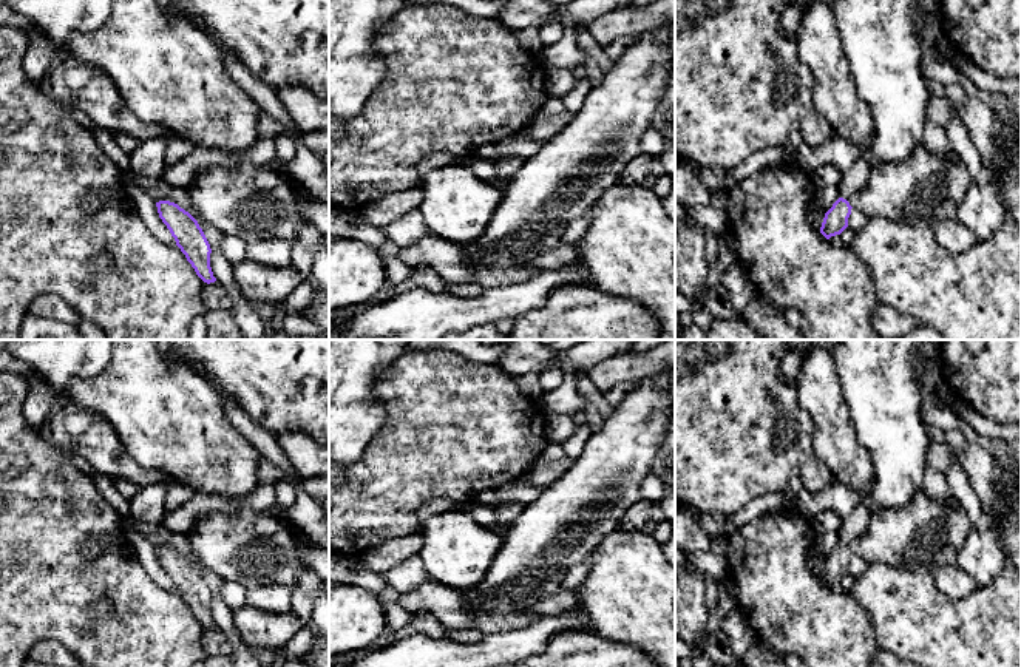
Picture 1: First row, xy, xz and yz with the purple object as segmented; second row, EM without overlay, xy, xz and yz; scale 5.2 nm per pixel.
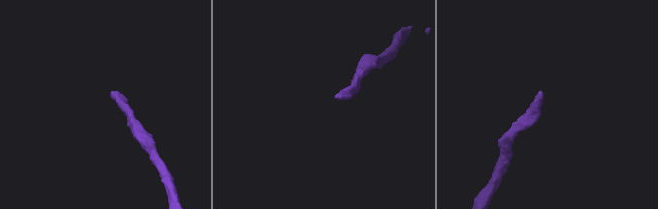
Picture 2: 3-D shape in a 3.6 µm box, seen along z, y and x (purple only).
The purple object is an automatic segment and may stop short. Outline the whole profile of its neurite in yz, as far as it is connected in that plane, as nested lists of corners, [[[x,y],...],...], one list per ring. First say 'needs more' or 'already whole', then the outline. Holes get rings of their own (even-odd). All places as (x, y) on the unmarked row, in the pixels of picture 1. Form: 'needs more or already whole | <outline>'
needs more | [[[863,497],[860,503],[842,519],[842,526],[839,533],[839,545],[825,559],[820,579],[829,585],[831,582],[840,581],[848,573],[848,564],[851,560],[850,543],[859,537],[870,522],[873,505],[870,497]]]

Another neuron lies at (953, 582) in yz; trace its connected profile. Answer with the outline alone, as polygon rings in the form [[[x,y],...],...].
[[[933,562],[930,564],[930,574],[936,588],[951,599],[967,598],[978,588],[978,584],[956,564],[941,567]]]

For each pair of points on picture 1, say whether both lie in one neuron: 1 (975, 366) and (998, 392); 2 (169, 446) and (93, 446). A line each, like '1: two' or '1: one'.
1: one
2: two

